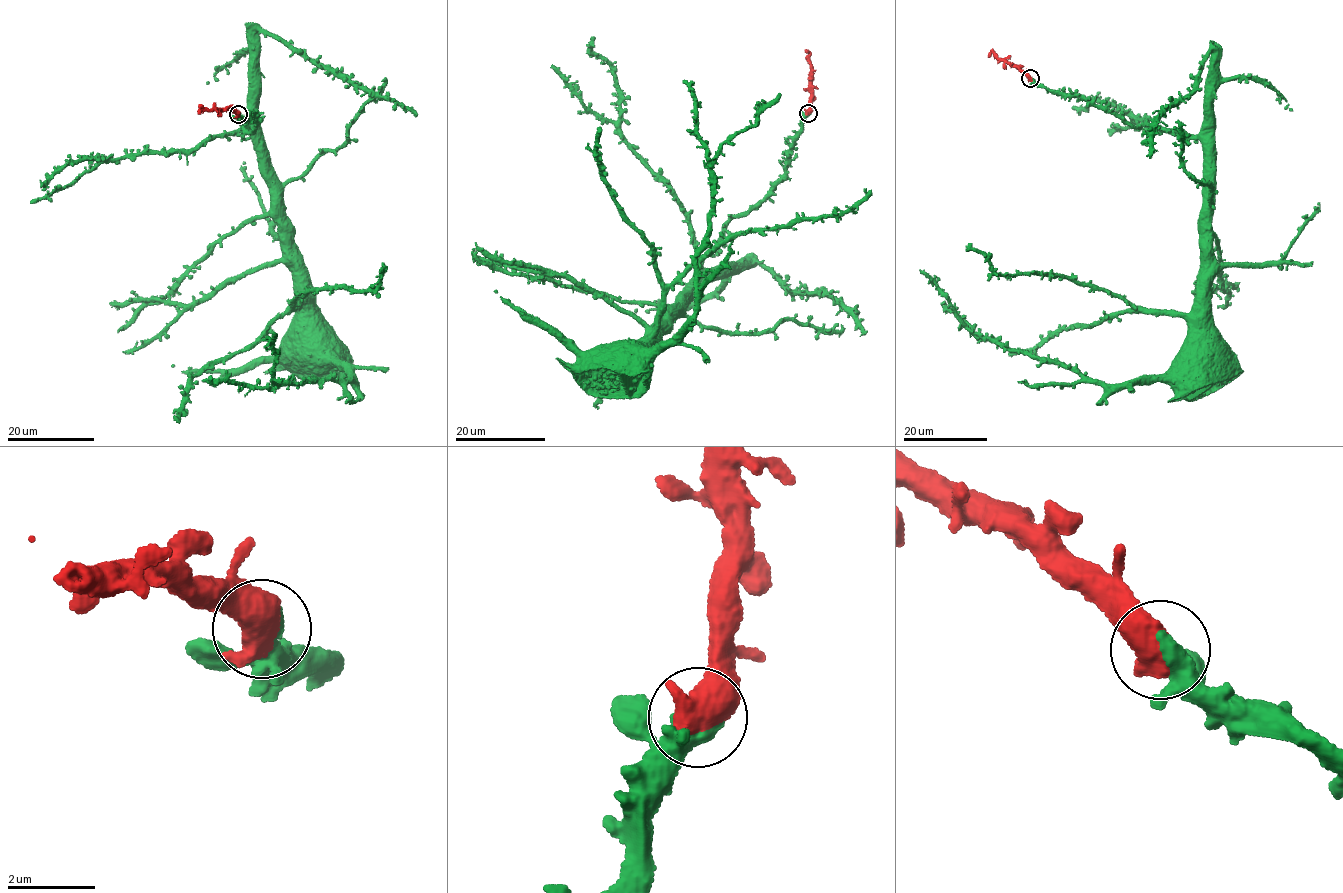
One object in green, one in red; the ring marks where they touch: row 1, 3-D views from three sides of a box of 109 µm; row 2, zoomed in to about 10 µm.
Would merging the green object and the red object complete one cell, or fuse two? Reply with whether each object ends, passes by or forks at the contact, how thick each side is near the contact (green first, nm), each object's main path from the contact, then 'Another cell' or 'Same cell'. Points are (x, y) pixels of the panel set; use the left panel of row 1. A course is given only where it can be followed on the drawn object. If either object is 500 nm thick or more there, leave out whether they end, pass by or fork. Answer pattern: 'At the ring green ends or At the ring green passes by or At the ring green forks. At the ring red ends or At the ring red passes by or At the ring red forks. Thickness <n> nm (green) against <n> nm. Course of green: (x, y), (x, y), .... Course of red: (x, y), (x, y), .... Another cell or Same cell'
Thickness 300 nm (green) against 750 nm. Course of green: (238, 115), (258, 114), (243, 129), (253, 130), (271, 200), (293, 227), (314, 297), (307, 310). Course of red: (238, 115), (227, 110), (211, 111), (201, 107), (198, 114). Same cell

